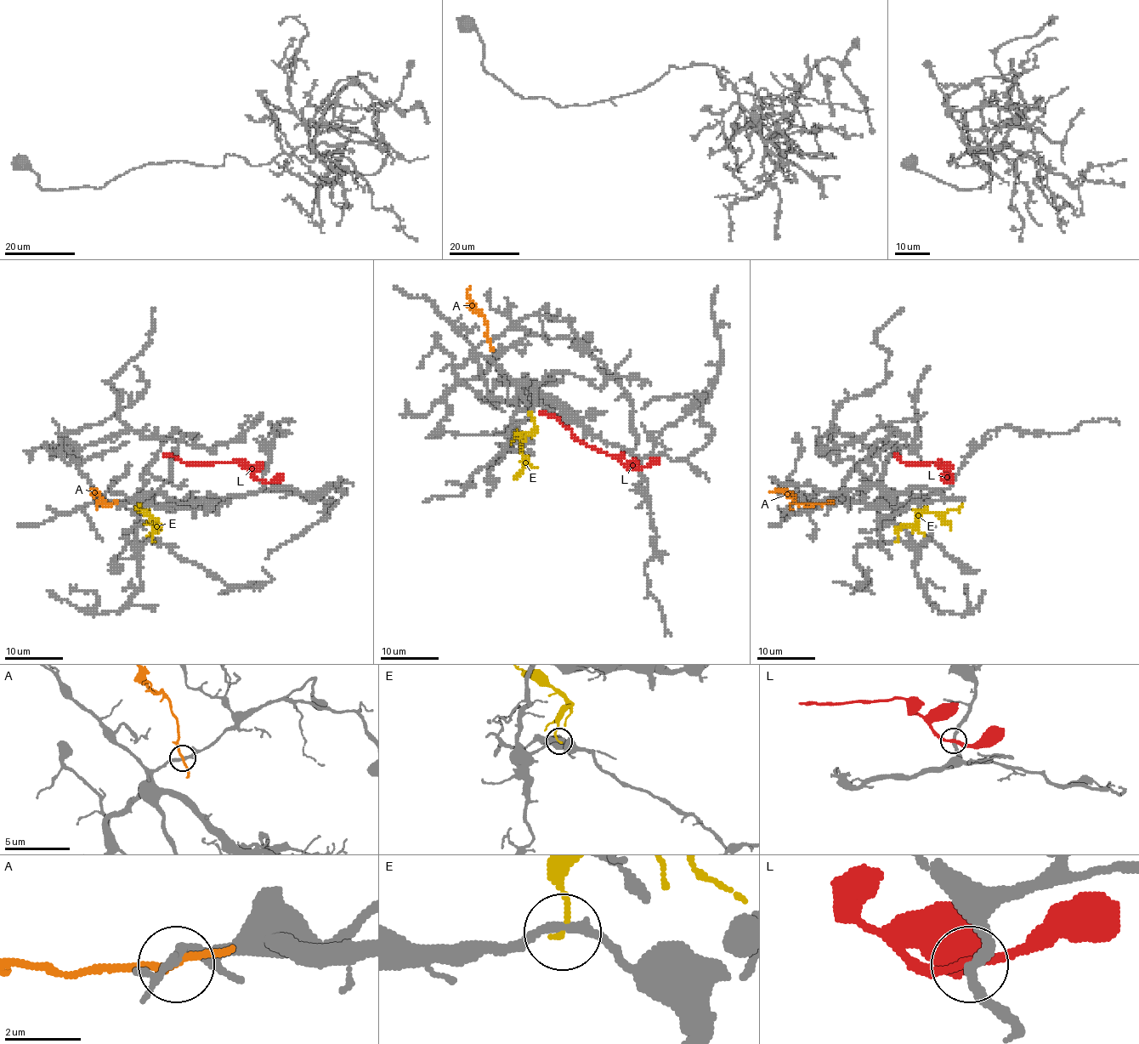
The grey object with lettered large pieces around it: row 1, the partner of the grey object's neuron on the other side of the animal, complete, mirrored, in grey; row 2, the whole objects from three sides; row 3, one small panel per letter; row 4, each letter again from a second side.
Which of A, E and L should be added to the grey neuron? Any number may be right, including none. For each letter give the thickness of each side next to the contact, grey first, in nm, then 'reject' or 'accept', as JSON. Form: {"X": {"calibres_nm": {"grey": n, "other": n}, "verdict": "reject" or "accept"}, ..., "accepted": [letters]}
{"A": {"calibres_nm": {"grey": 240, "other": 170}, "verdict": "reject"}, "E": {"calibres_nm": {"grey": 240, "other": 150}, "verdict": "reject"}, "L": {"calibres_nm": {"grey": 240, "other": 220}, "verdict": "accept"}, "accepted": ["L"]}

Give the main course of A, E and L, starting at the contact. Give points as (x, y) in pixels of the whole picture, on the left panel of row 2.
A: (113, 504), (107, 504), (92, 490), (93, 492)
E: (154, 541), (153, 530), (158, 523), (144, 511), (147, 514), (148, 511), (139, 508), (139, 502)
L: (262, 480), (239, 462), (184, 463), (163, 453)

